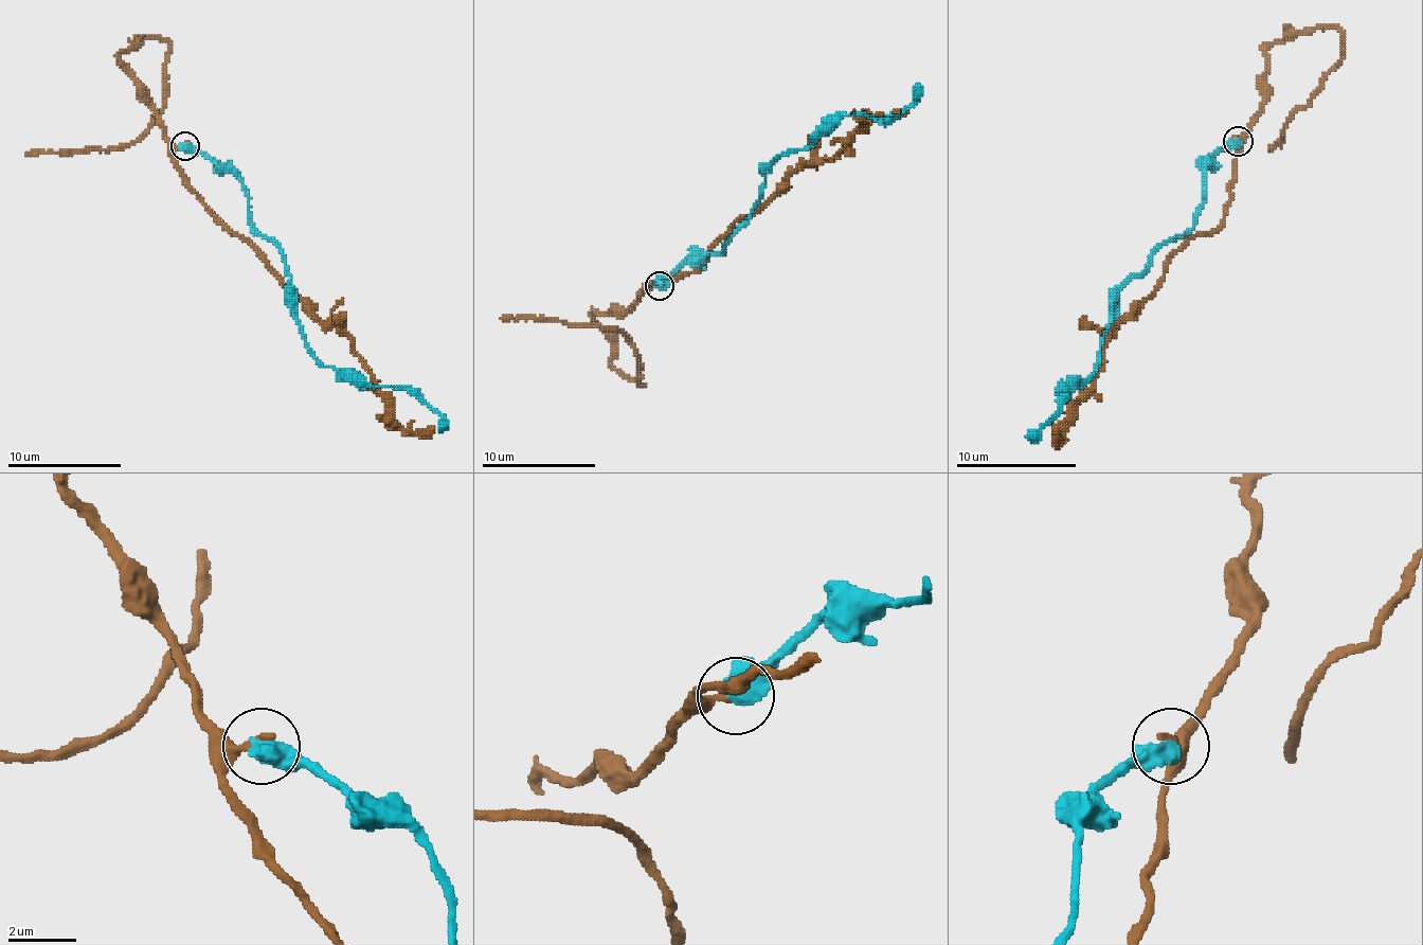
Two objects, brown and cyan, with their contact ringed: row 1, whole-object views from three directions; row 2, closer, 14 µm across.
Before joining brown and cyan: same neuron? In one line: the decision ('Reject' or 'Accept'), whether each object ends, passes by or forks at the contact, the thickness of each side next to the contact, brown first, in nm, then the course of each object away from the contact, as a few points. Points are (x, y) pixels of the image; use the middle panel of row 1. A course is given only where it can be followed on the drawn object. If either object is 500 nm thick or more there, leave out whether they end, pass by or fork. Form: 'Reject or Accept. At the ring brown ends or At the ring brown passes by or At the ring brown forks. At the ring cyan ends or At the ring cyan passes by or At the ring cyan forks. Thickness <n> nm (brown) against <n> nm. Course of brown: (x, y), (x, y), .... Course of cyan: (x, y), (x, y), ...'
Reject. Thickness 320 nm (brown) against 700 nm. Course of brown: (660, 286), (648, 284), (694, 272), (712, 247), (794, 173), (840, 153), (870, 118), (902, 116), (907, 109). Course of cyan: (660, 286), (725, 247), (759, 203), (779, 155), (805, 149), (845, 116), (897, 118), (919, 84)

